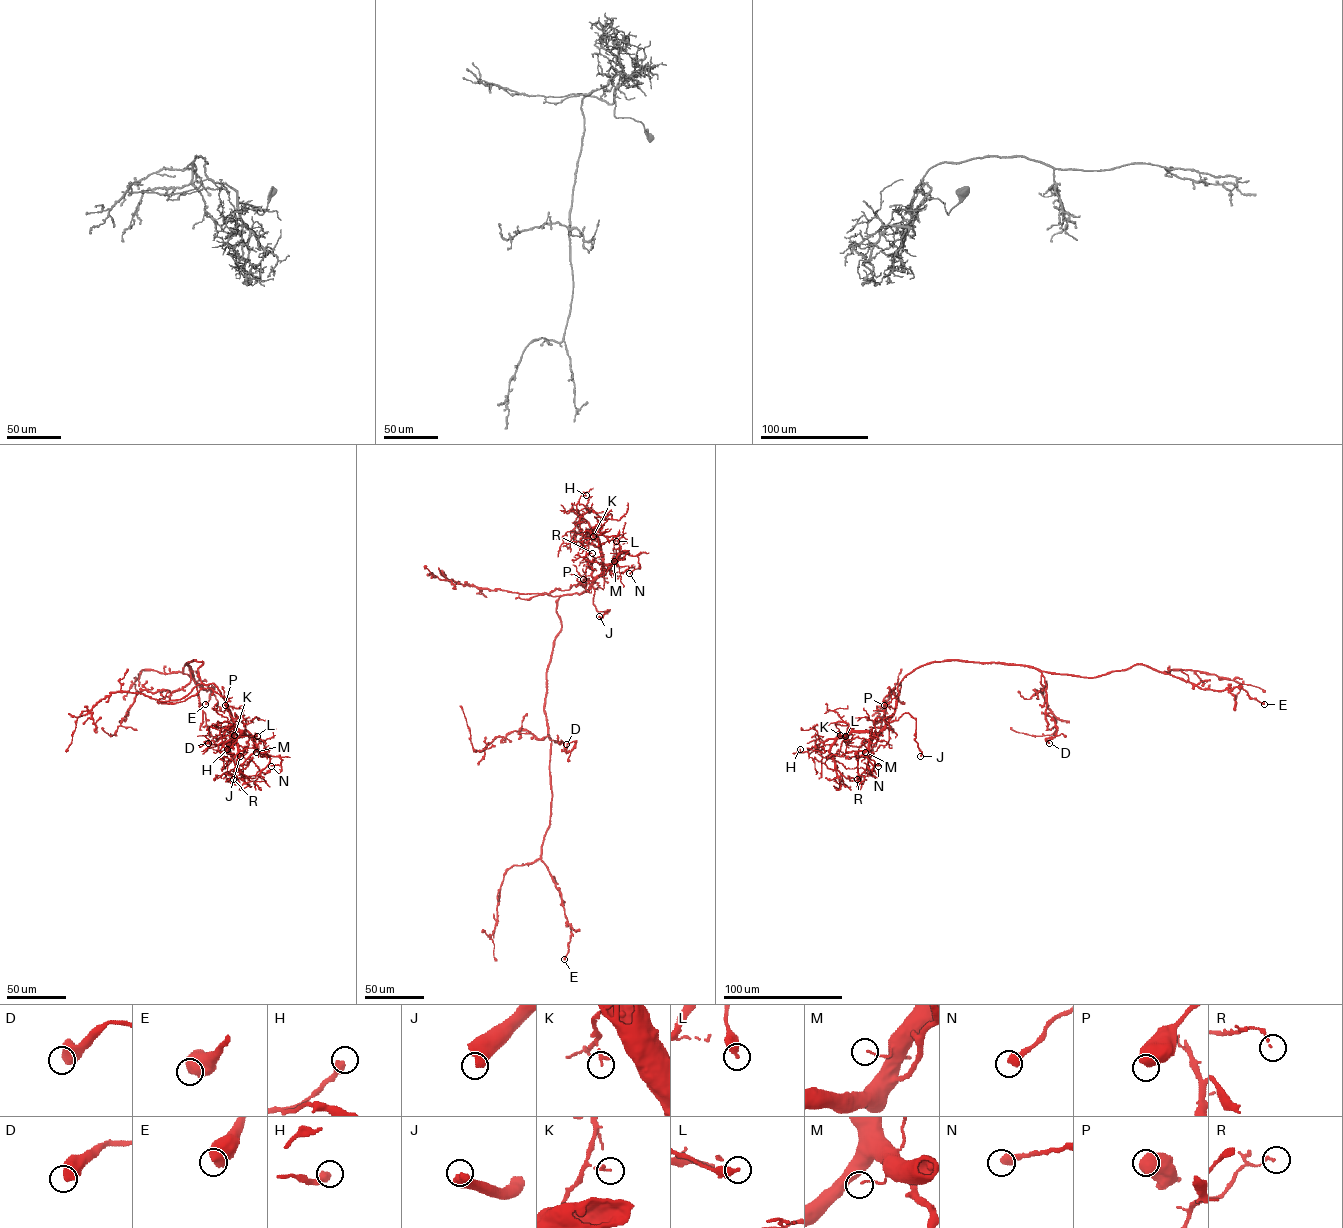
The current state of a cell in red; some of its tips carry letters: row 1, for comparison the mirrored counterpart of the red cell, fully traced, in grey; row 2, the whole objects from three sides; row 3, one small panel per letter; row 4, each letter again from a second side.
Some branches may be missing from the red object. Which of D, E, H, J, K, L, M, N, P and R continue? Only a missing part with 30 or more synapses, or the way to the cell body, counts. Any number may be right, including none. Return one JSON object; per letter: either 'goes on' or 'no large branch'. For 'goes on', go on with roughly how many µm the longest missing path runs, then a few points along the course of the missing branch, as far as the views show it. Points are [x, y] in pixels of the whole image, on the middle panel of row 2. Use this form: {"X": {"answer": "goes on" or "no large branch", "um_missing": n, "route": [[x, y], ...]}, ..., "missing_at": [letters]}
{"D": {"answer": "no large branch"}, "E": {"answer": "no large branch"}, "H": {"answer": "no large branch"}, "J": {"answer": "goes on", "um_missing": 9}, "K": {"answer": "no large branch"}, "L": {"answer": "no large branch"}, "M": {"answer": "no large branch"}, "N": {"answer": "no large branch"}, "P": {"answer": "no large branch"}, "R": {"answer": "no large branch"}, "missing_at": ["J"]}

